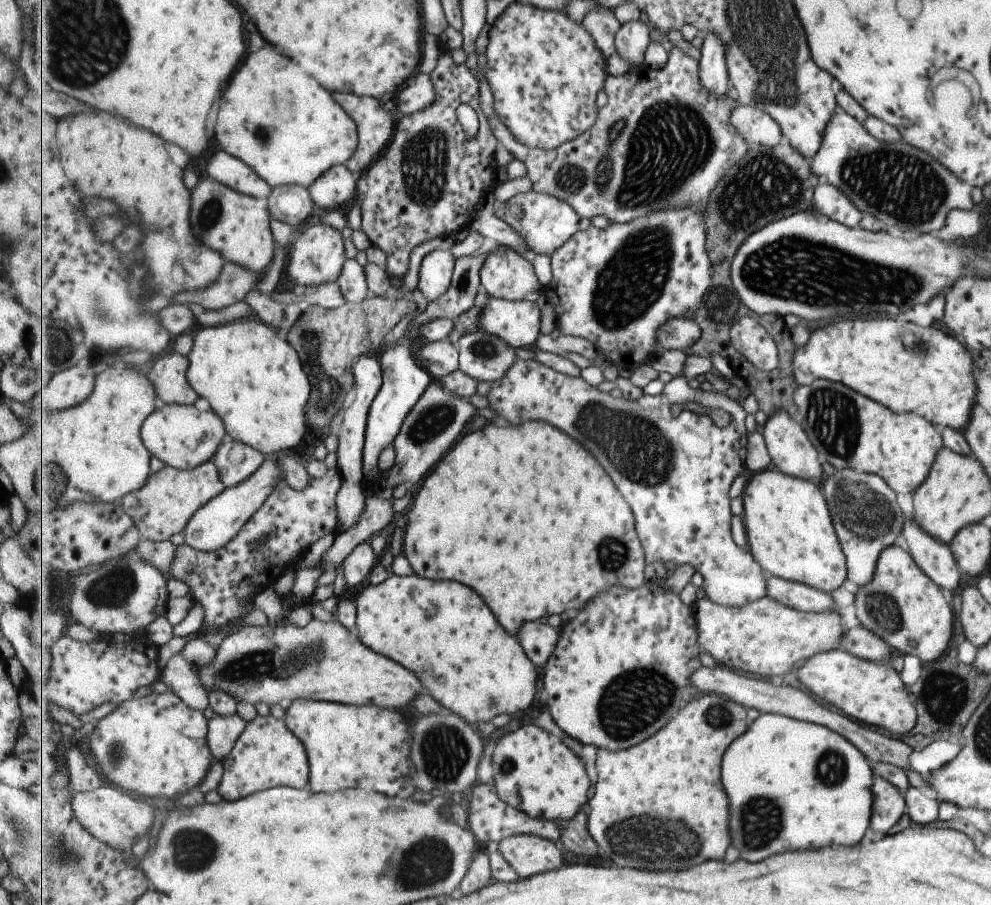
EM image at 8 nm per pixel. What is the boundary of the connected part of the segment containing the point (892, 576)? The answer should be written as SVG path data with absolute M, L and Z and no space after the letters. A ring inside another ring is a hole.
M894 543L883 548L877 557L870 582L866 586L853 588L853 591L854 601L852 604L859 626L865 627L883 639L896 655L915 655L926 663L937 659L947 648L953 622L951 605L945 602L943 592L919 570L911 555L903 548Z

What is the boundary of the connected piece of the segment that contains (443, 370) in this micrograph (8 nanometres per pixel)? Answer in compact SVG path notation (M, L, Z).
M450 337L428 342L419 352L418 360L429 371L433 380L439 380L459 370L460 352Z

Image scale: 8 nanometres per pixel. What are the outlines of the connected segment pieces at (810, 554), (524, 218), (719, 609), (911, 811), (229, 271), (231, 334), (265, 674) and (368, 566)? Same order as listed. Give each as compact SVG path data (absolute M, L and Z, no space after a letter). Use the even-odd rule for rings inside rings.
M762 470L748 479L743 493L743 518L750 552L765 572L829 593L845 580L845 560L825 499L815 482L778 470Z
M529 190L505 202L503 219L518 231L532 251L532 255L546 254L551 258L554 252L575 234L580 216L568 202L547 193Z
M769 596L742 607L719 605L707 597L695 601L693 608L700 645L717 664L762 674L772 680L778 681L810 656L837 649L843 638L841 616L837 611L803 612Z
M913 785L904 792L904 808L913 825L929 824L937 819L938 802L920 785Z
M227 261L221 276L206 289L175 295L172 304L193 302L207 309L227 308L256 288L260 276L246 266Z
M257 317L240 318L223 326L197 327L193 332L193 340L193 348L191 349L191 352L187 354L190 360L189 370L187 371L189 382L199 393L199 396L209 402L211 410L215 411L224 420L227 432L235 440L259 449L259 452L262 452L265 456L279 455L283 452L293 450L295 446L299 446L299 442L301 442L301 440L305 438L305 434L307 434L307 426L309 426L306 415L307 404L310 403L311 391L314 390L314 387L311 384L309 373L302 363L302 357L299 356L295 347L288 340L281 340L281 338L277 336L275 328Z
M336 615L331 621L313 619L303 628L284 621L276 626L244 626L227 636L217 652L213 663L196 668L206 689L228 692L253 706L264 702L288 708L294 700L313 698L401 708L415 702L423 692L423 682L415 672L371 650Z
M369 541L357 545L344 560L343 571L346 588L359 588L365 586L368 576L374 569L379 558Z

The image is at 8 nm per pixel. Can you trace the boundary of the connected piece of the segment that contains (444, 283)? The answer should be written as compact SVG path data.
M452 250L430 251L422 260L420 266L420 281L418 288L431 302L438 299L451 286L457 259Z

